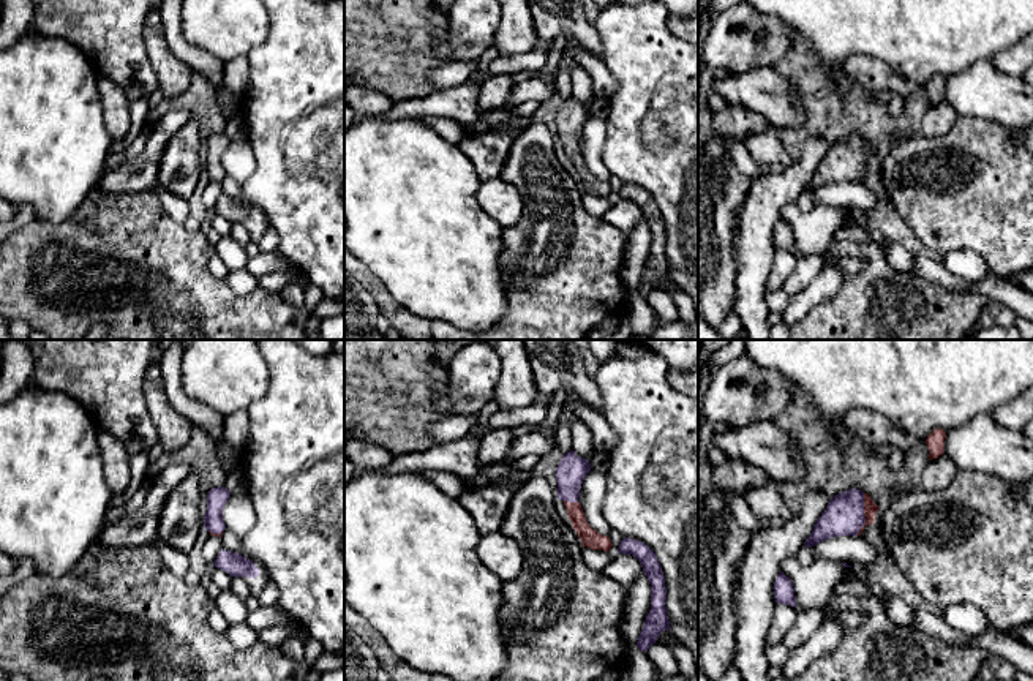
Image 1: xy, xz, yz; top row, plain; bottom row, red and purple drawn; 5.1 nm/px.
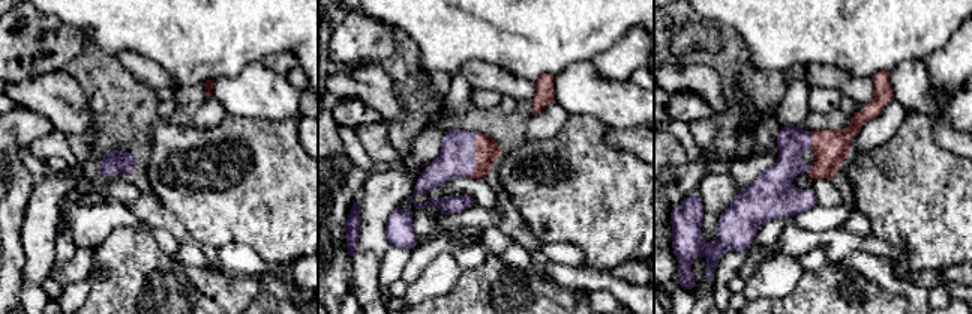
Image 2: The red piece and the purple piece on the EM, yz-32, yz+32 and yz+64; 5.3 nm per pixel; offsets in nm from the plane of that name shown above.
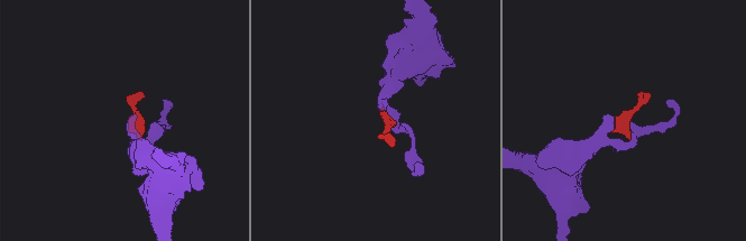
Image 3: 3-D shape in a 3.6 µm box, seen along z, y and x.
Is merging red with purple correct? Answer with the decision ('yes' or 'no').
yes

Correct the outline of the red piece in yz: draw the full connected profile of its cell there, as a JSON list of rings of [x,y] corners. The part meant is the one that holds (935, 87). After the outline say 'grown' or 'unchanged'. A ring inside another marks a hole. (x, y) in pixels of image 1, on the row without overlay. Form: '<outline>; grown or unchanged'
[[[941,74],[933,76],[927,82],[926,90],[930,96],[929,106],[938,104],[940,101],[945,100],[945,85],[946,85],[946,77]]]; unchanged

